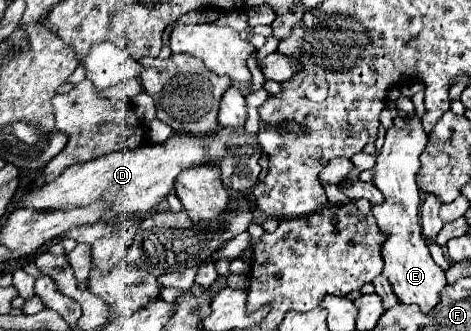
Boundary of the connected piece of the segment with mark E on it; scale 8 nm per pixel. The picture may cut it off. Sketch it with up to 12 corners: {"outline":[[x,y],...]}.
{"outline":[[421,118],[391,126],[373,168],[383,274],[429,312],[445,288],[421,236]]}

